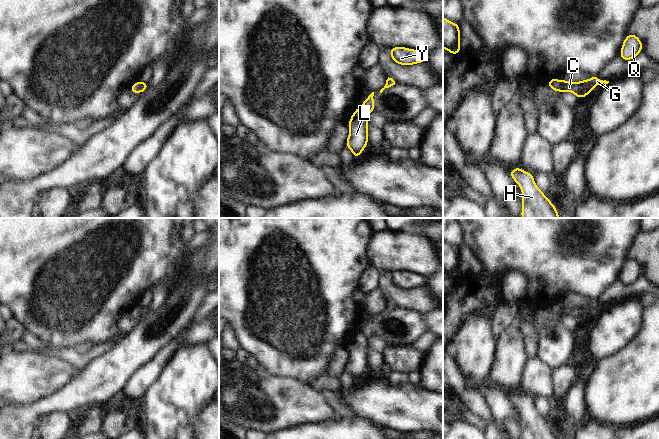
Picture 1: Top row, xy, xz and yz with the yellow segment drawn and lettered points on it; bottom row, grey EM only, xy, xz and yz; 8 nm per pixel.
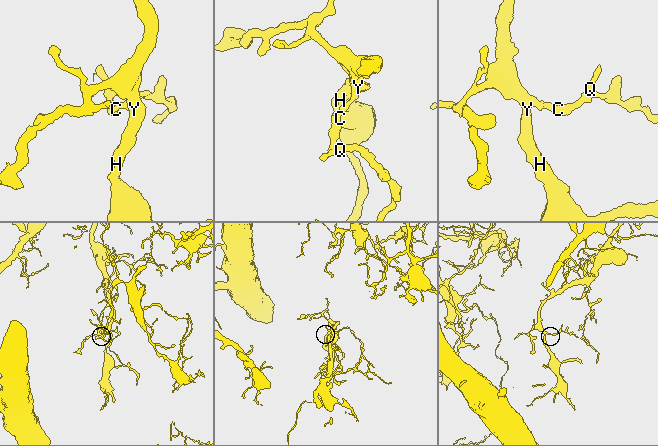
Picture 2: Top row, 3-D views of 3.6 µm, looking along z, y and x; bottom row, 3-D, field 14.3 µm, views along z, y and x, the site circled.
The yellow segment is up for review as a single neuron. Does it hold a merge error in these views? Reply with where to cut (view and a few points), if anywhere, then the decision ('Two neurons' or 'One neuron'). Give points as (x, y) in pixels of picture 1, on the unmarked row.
Split along yz (561, 305), (559, 315). Two neurons

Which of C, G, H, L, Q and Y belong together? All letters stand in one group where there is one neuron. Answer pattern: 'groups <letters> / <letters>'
groups C G L Q / H Y

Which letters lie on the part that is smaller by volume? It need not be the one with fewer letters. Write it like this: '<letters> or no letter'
C, G, L, Q

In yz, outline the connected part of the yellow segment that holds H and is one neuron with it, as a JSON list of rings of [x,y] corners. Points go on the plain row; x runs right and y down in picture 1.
[[[519,390],[509,398],[519,408],[523,418],[521,439],[558,439],[556,431],[536,410],[533,398],[521,394]]]

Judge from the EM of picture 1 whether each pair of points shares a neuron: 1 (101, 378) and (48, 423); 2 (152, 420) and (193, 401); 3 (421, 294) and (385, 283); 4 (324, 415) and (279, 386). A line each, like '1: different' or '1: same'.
1: different
2: same
3: same
4: same

